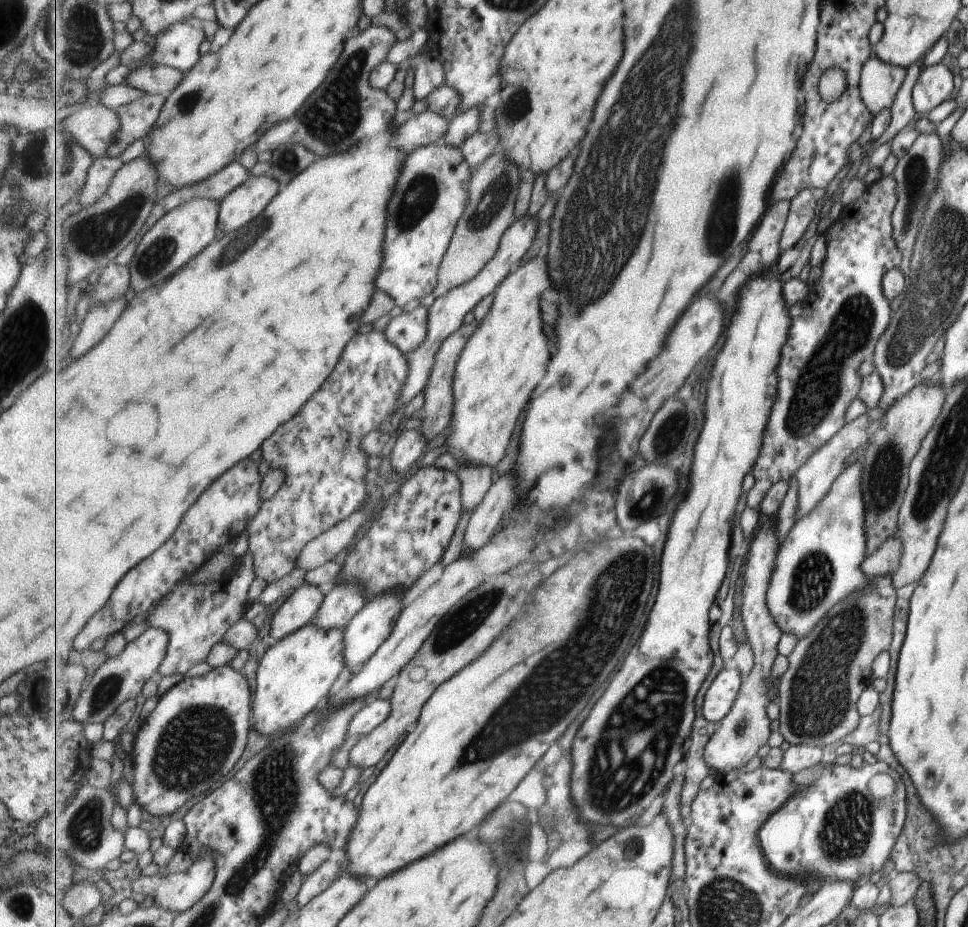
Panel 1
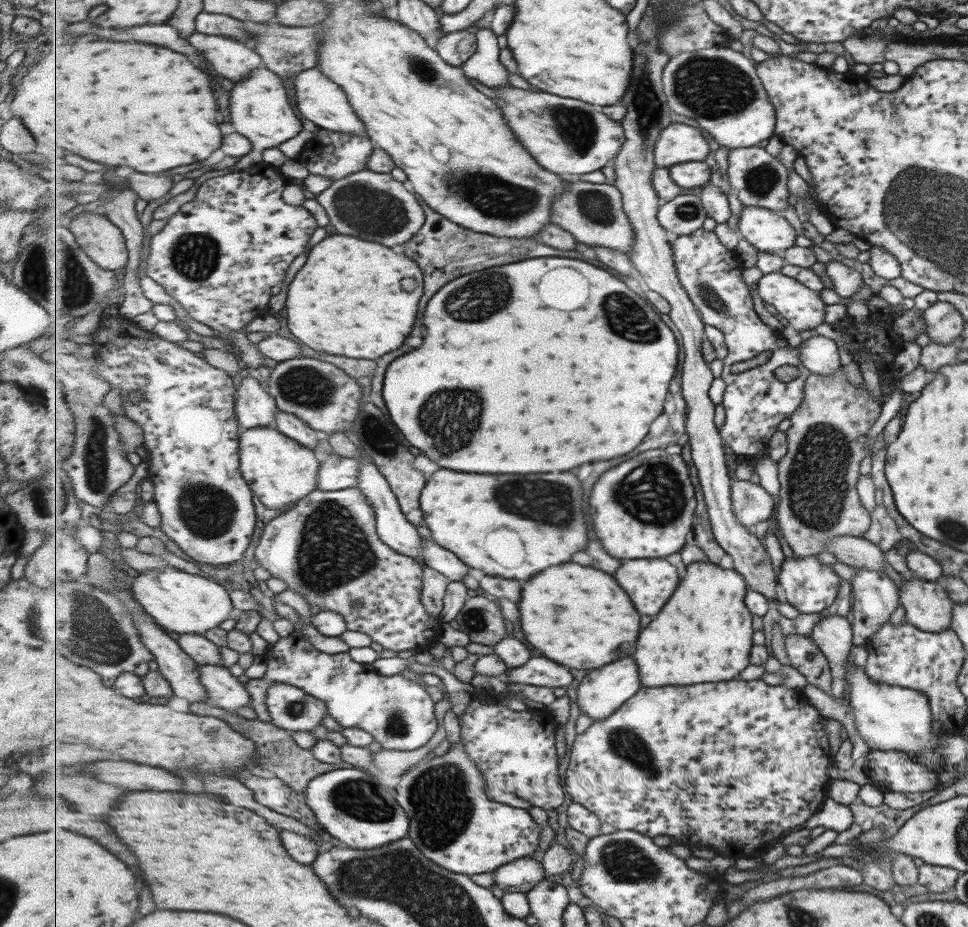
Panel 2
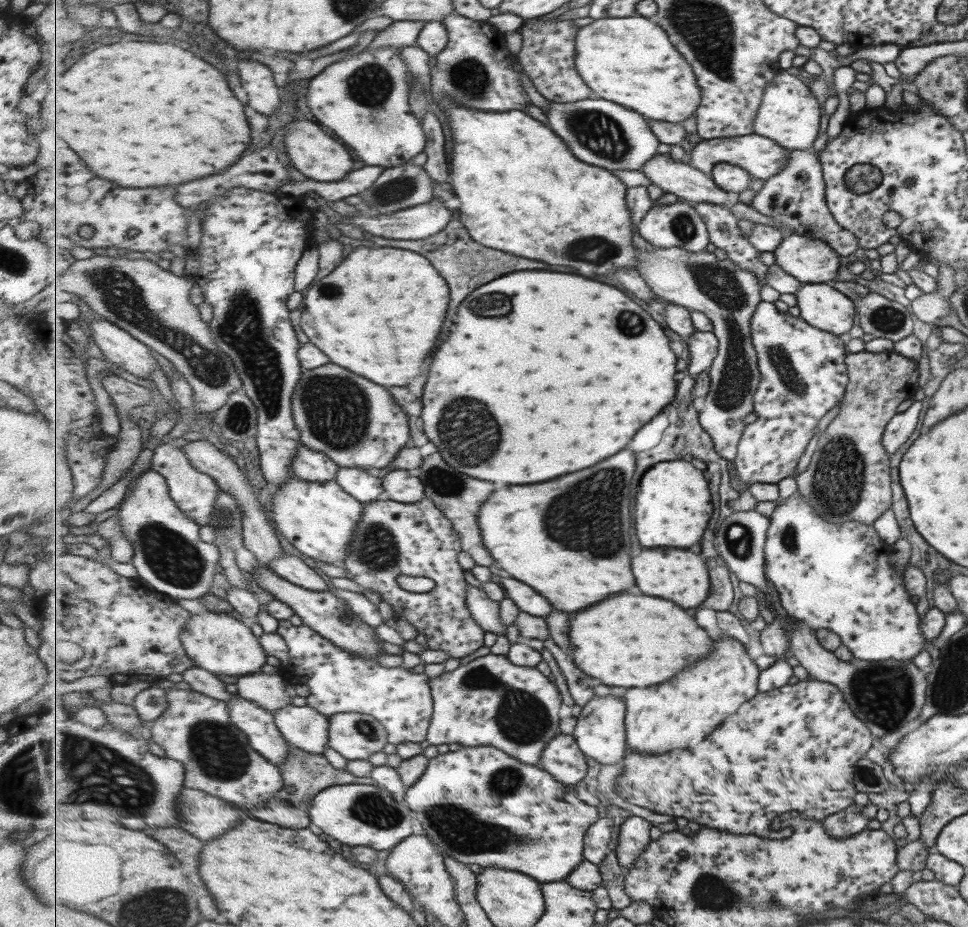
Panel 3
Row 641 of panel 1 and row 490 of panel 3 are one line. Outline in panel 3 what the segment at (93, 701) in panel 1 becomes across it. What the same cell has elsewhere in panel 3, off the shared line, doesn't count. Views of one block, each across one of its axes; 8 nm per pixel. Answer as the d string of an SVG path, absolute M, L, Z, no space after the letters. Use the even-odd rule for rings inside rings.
M150 468L142 472L132 484L132 489L123 497L123 502L119 507L117 515L120 516L123 533L129 537L131 543L135 545L135 565L139 579L146 581L155 591L169 597L203 598L207 592L214 590L215 574L219 568L221 560L220 546L216 543L207 543L201 540L201 525L181 511L181 508L171 497L168 481L165 476Z

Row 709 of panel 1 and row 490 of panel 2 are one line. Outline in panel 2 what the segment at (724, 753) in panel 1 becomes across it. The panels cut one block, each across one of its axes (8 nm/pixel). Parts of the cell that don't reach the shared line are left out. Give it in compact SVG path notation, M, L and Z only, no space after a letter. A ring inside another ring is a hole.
M736 480L731 488L733 511L743 525L752 528L763 520L769 520L775 512L776 499L763 486L749 480Z

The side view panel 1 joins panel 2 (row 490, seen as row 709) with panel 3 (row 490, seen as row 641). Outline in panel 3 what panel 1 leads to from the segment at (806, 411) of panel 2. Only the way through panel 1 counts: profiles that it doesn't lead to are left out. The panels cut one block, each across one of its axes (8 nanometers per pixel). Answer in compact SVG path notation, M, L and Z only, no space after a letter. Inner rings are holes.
M865 350L849 353L845 356L845 362L848 364L849 385L844 400L841 400L837 416L820 433L817 449L812 453L806 470L795 477L797 493L803 495L814 506L814 512L821 512L821 519L829 520L829 523L855 520L871 525L883 512L890 510L892 504L888 467L890 456L882 446L881 438L887 422L897 413L897 406L904 400L913 398L918 388L917 362L893 350L886 353Z

